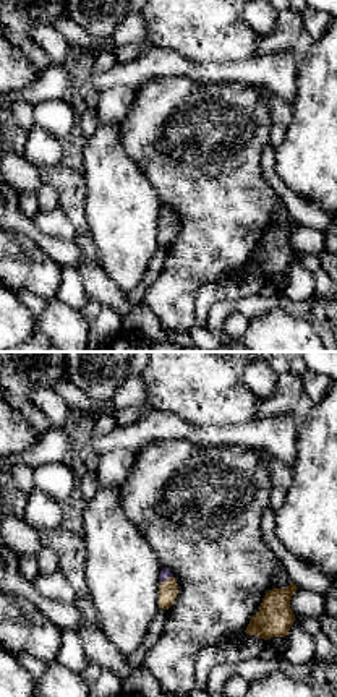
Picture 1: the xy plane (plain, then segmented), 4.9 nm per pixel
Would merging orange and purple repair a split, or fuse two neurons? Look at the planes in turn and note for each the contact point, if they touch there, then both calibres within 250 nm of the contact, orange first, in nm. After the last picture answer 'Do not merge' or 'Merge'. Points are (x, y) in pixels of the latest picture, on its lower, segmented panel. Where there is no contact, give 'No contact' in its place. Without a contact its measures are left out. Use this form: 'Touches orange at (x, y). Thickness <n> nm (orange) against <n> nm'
Touches orange at (167, 579). Thickness 100 nm (orange) against 50 nm

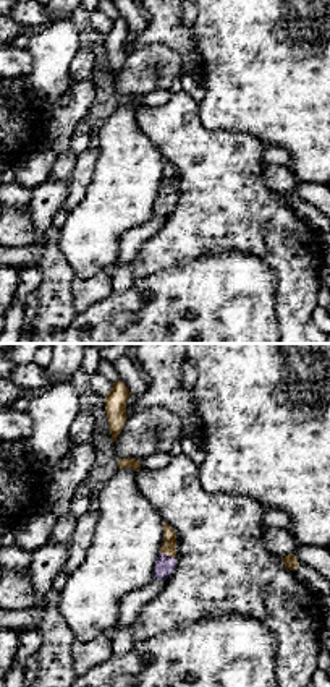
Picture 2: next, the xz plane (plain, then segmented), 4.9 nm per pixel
Touches orange at (169, 554). Thickness 80 nm (orange) against 90 nm

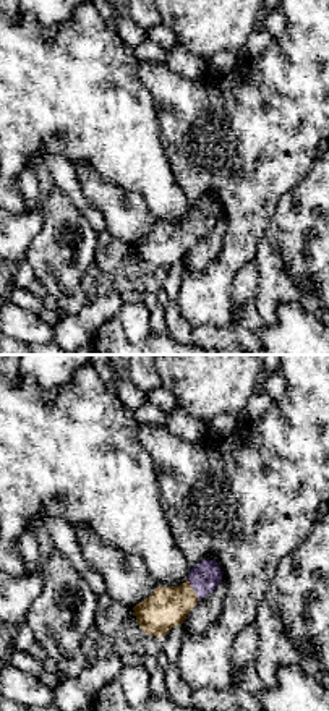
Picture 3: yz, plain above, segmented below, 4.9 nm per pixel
Touches orange at (193, 590). Thickness 200 nm (orange) against 150 nm

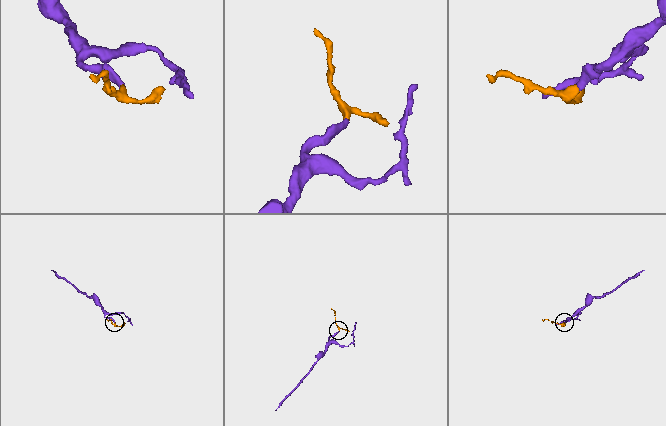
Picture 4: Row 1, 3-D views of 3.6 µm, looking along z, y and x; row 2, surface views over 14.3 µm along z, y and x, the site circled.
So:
Merge

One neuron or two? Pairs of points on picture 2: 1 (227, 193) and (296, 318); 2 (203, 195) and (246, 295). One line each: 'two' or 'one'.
1: one
2: two

